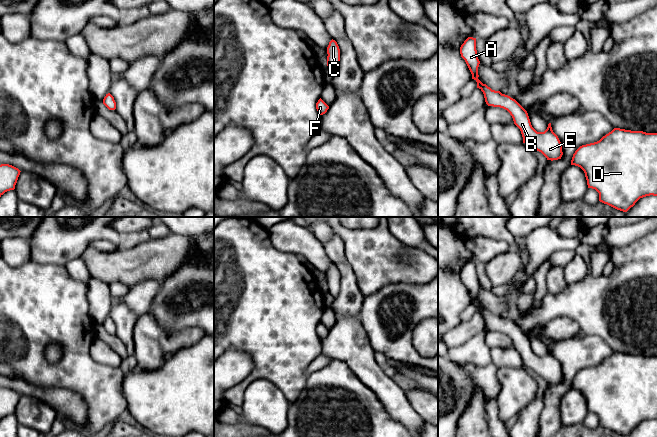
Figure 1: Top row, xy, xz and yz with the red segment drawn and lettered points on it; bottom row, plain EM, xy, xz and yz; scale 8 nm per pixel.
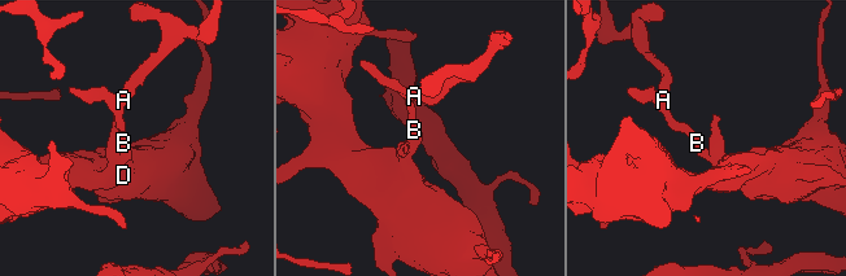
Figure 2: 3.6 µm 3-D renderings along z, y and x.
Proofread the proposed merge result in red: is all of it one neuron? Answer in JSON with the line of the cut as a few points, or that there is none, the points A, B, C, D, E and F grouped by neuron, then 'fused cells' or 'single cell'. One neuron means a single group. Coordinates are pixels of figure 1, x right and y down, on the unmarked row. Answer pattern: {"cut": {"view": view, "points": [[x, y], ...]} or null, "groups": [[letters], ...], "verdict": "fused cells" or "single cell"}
{"cut": null, "groups": [["A", "B", "C", "D", "E", "F"]], "verdict": "single cell"}

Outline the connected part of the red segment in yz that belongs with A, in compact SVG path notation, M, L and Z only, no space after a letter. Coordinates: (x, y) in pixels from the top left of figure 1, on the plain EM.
M468 261L460 271L460 278L472 298L472 303L477 306L477 312L483 316L486 328L503 332L510 337L514 348L521 355L523 367L541 376L547 384L561 383L562 369L558 360L553 356L551 347L544 356L537 356L531 349L527 335L515 323L500 315L492 314L478 303L480 285L476 274L476 262Z

